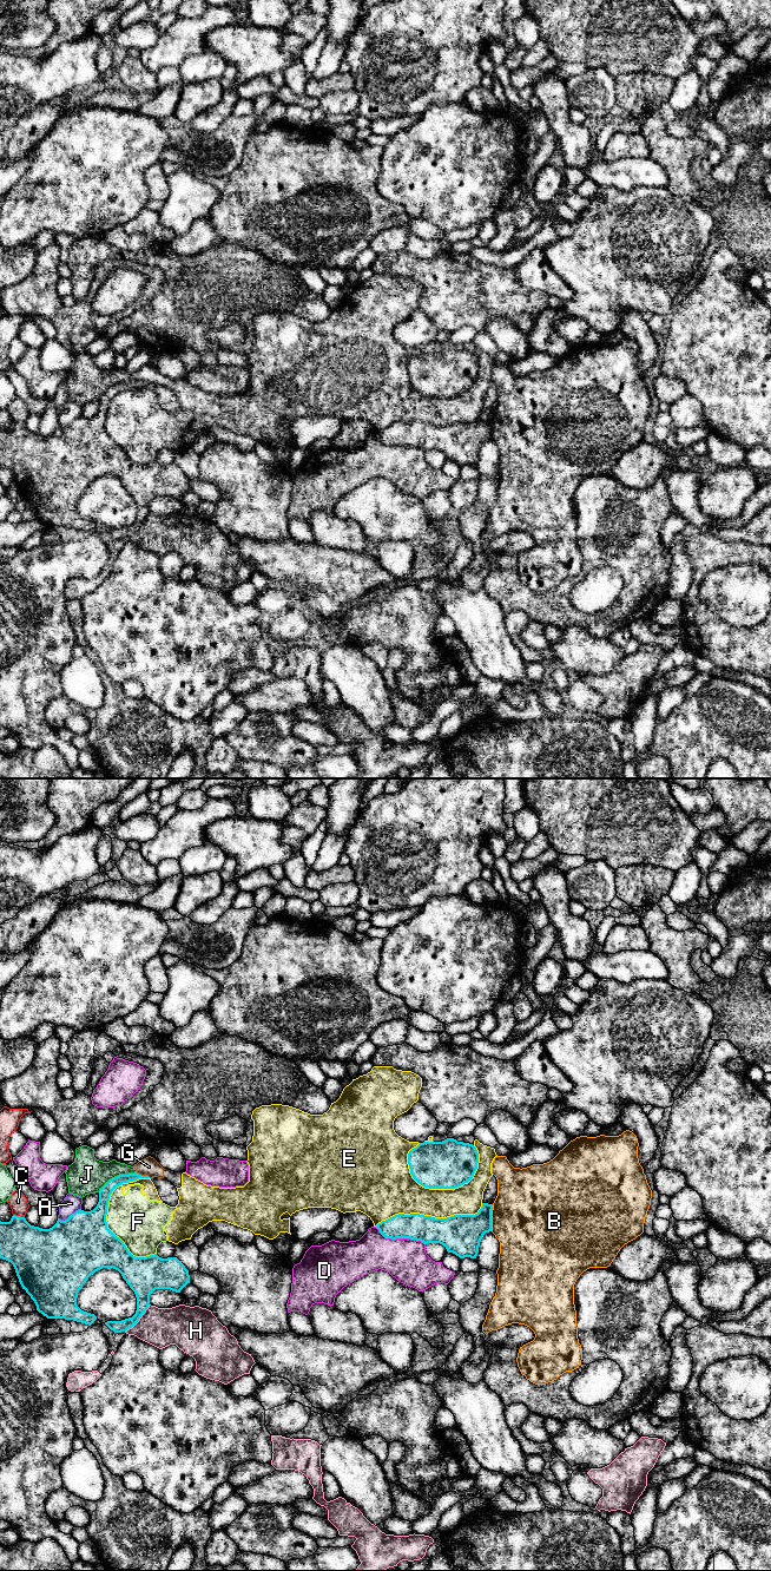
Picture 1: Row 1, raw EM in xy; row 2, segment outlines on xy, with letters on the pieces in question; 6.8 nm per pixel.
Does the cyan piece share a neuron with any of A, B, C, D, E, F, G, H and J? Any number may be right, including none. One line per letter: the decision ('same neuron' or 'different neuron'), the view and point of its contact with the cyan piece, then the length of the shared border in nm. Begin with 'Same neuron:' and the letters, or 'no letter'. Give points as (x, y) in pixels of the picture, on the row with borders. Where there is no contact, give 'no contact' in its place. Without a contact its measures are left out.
Same neuron: no letter
A: different neuron; meets cyan in xy at (70, 1216); contact 180 nm long
B: different neuron; meets cyan in xy at (491, 1217); contact 180 nm long
C: different neuron; meets cyan in xy at (19, 1216); contact 80 nm long
D: different neuron; meets cyan in xy at (400, 1237); contact 360 nm long
E: different neuron; meets cyan in xy at (454, 1188); contact 500 nm long
F: different neuron; meets cyan in xy at (111, 1231); contact 550 nm long
G: different neuron; meets cyan in xy at (143, 1176); contact 110 nm long
H: different neuron; meets cyan in xy at (139, 1318); contact 260 nm long
J: different neuron; meets cyan in xy at (117, 1176); contact 300 nm long

